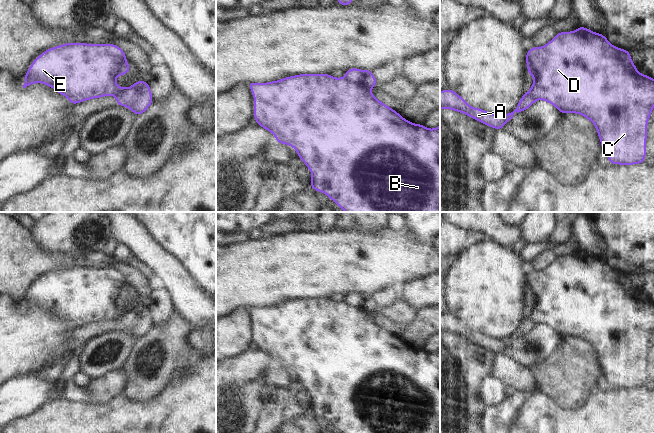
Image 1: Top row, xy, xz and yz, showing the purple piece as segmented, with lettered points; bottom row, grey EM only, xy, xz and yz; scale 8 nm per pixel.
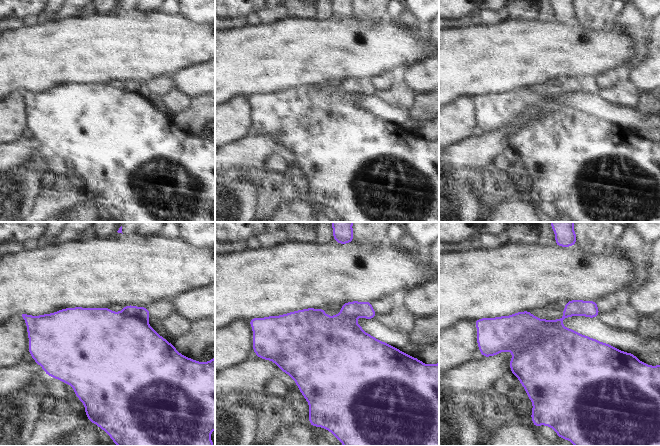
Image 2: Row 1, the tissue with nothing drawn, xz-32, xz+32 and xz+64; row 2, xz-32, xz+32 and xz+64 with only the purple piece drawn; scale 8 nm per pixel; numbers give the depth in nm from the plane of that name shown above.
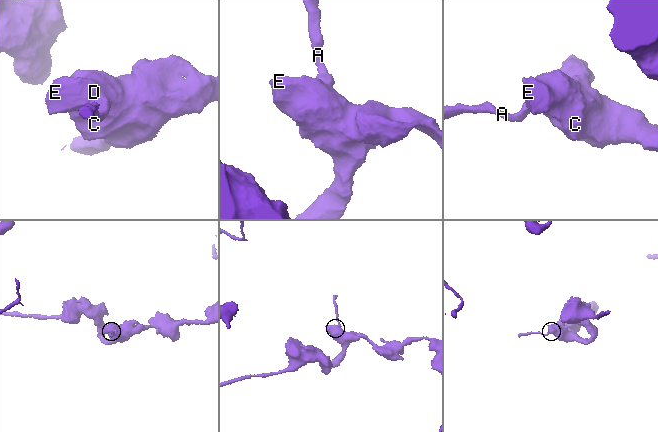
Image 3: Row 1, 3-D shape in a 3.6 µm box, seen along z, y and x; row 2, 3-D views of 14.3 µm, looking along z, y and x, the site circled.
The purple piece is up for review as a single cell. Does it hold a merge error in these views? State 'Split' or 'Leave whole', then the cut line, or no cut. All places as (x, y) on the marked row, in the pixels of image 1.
Split. Split along xz (344, 77), (353, 82), (361, 82), (369, 88)

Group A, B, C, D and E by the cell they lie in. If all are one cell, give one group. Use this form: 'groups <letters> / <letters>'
groups A / B C D E

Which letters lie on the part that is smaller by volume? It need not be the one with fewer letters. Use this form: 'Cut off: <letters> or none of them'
Cut off: A

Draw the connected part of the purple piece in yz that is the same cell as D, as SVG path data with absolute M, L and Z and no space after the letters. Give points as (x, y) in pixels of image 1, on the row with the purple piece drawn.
M580 26L573 32L558 32L545 46L533 46L526 52L528 74L534 77L530 93L534 100L545 100L562 114L582 114L596 127L602 151L610 164L630 166L644 163L647 124L654 108L654 79L641 74L632 62L630 51L613 46L603 34Z

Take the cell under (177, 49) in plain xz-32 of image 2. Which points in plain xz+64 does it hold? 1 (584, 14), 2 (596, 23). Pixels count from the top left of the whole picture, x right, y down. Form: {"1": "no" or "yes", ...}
{"1": "no", "2": "no"}

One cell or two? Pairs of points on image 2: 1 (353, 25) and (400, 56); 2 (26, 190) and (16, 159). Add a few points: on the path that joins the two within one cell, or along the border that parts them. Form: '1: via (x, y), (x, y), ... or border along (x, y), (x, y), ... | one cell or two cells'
1: via (365, 36), (376, 47), (388, 47) | one cell
2: border along (36, 151), (28, 161), (10, 170) | two cells

